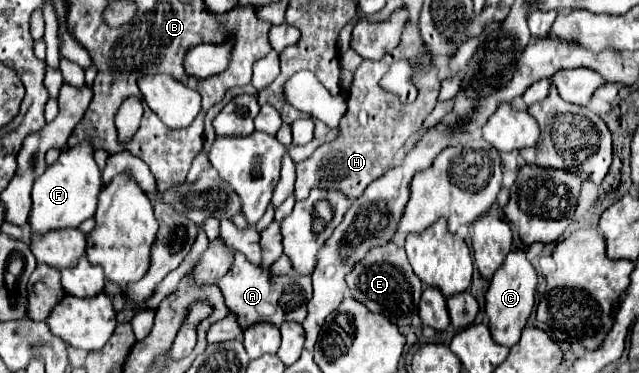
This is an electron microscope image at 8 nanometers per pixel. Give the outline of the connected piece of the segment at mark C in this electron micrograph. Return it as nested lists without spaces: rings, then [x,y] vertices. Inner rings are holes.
[[[511,251],[505,259],[505,263],[497,269],[497,273],[491,279],[491,285],[485,295],[485,313],[489,319],[489,331],[495,343],[513,347],[519,343],[521,331],[527,323],[527,317],[533,311],[535,303],[535,287],[537,287],[537,273],[533,265],[527,261],[523,251]]]

